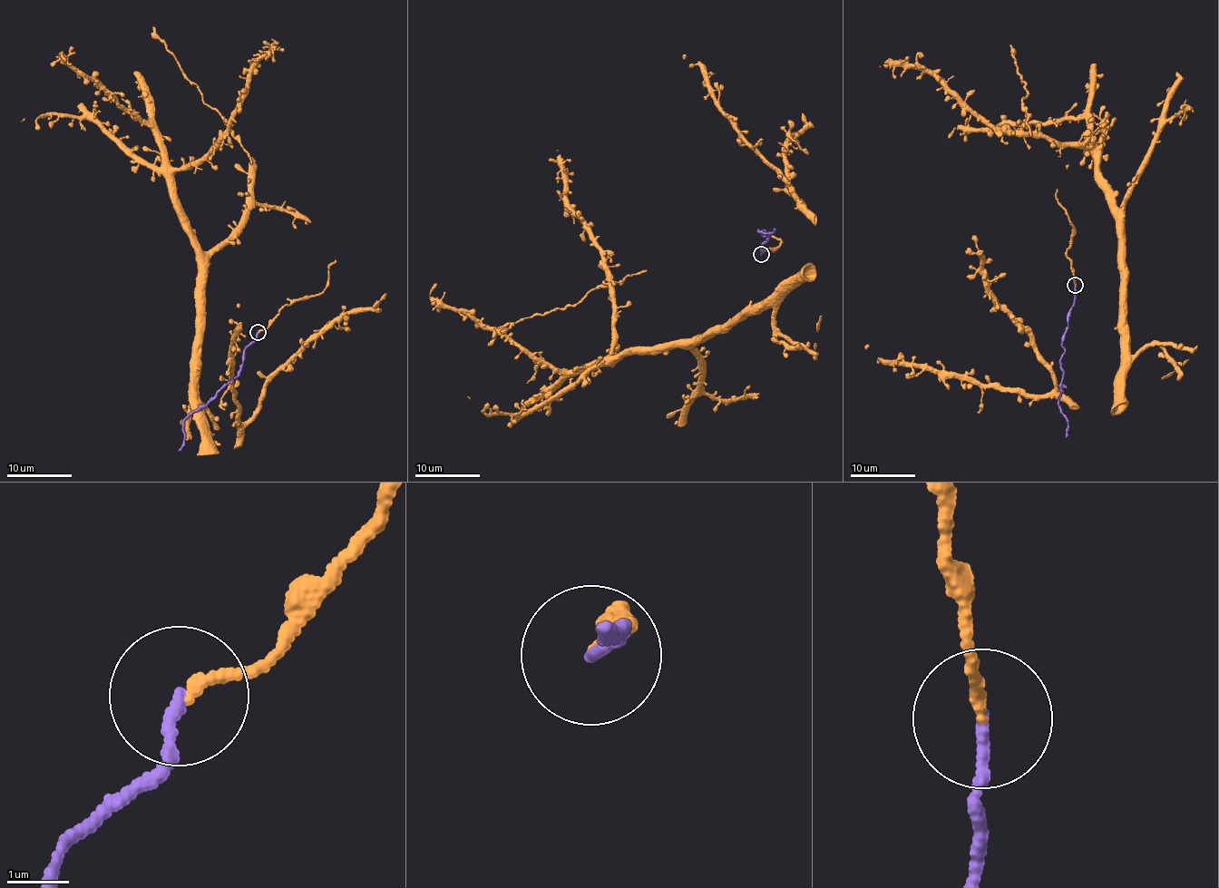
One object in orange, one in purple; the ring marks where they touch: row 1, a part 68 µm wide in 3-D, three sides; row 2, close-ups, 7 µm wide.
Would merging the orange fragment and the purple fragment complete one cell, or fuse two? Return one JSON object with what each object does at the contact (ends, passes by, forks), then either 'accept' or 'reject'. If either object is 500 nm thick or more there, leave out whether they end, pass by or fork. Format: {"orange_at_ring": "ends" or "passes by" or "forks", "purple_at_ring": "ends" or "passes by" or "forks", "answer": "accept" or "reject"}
{"orange_at_ring": "ends", "purple_at_ring": "ends", "answer": "accept"}

